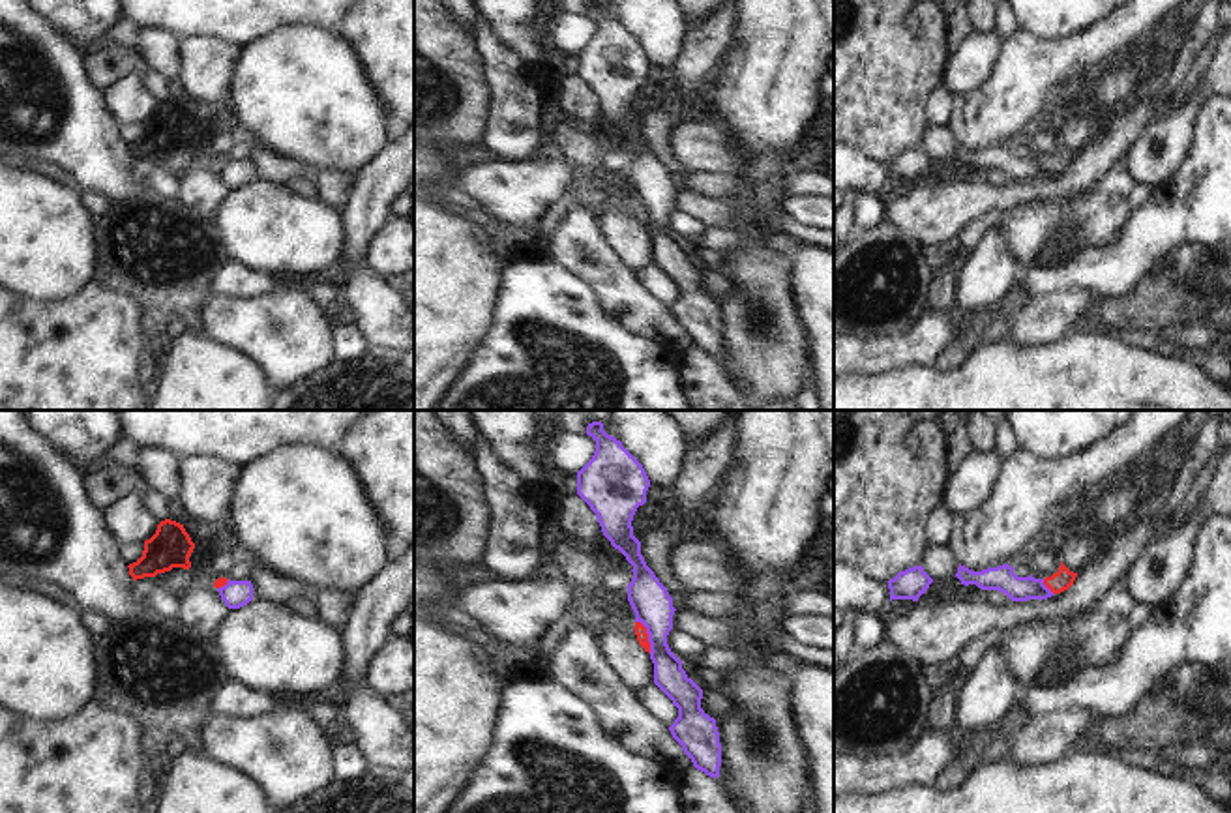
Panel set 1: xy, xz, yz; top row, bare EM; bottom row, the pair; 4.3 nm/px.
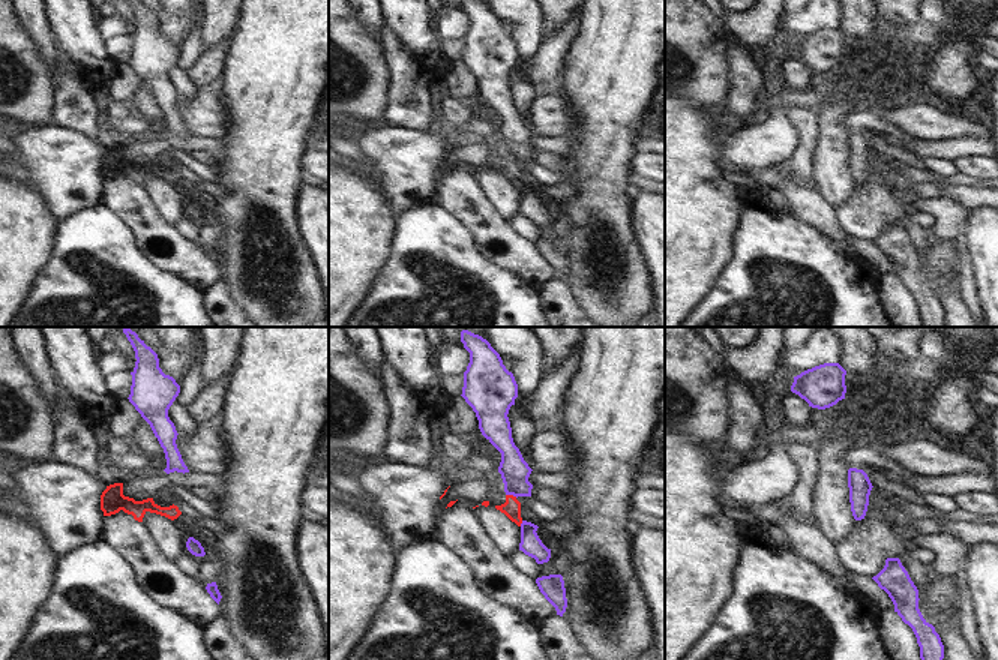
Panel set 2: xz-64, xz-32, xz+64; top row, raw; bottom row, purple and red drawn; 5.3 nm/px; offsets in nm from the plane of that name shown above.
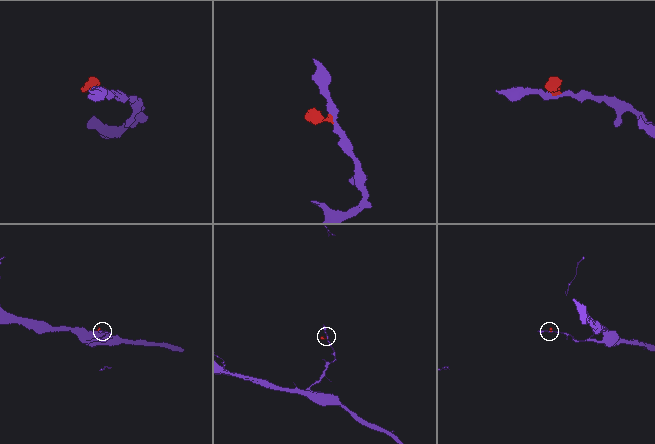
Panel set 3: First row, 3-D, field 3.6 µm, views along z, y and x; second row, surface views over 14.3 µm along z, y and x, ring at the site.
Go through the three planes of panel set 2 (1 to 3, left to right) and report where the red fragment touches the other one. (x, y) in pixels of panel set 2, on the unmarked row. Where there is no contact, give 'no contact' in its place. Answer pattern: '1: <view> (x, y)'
1: no contact
2: xz-32 (512, 158)
3: no contact

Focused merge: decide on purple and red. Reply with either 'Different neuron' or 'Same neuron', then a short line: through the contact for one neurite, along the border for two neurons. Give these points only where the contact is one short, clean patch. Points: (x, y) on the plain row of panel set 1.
Different neuron. Line: xz (636, 201), (645, 208), (651, 233)

